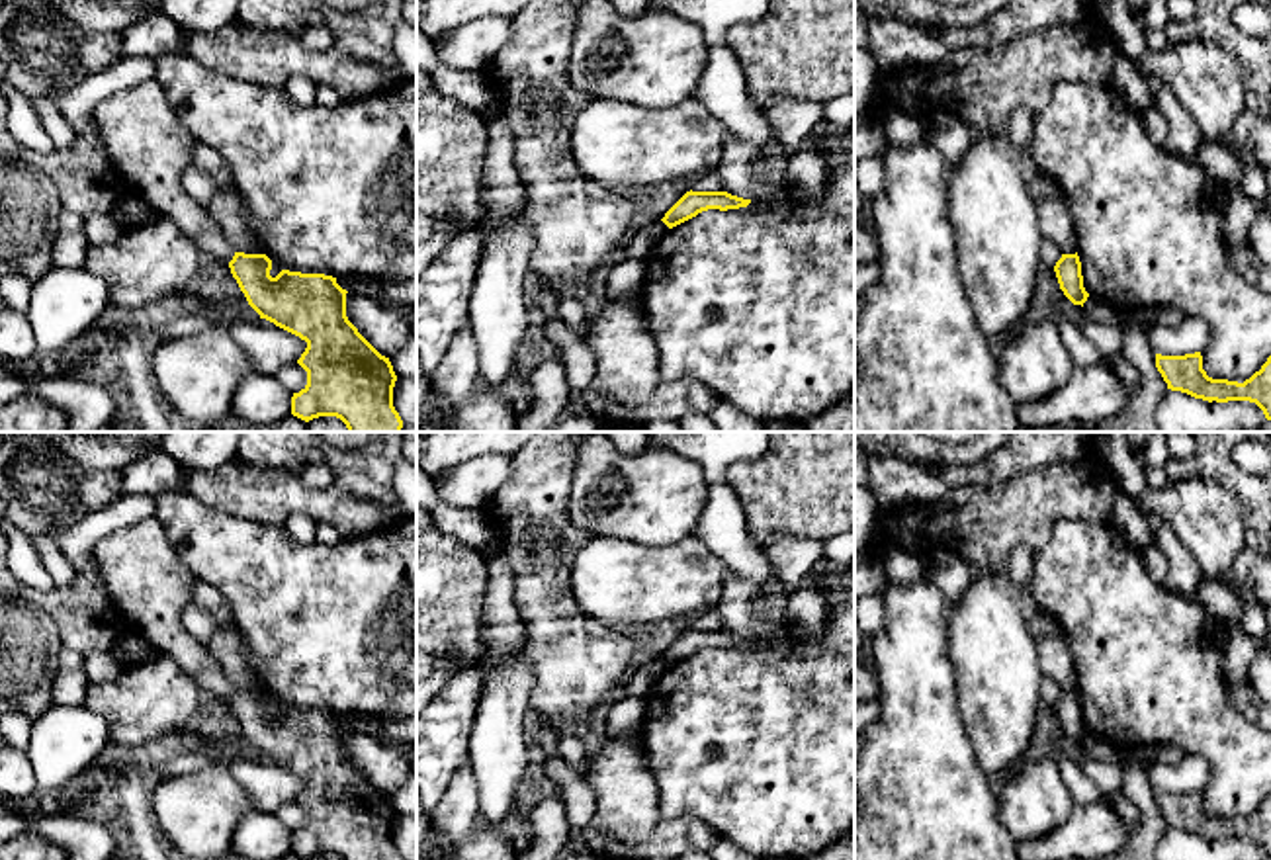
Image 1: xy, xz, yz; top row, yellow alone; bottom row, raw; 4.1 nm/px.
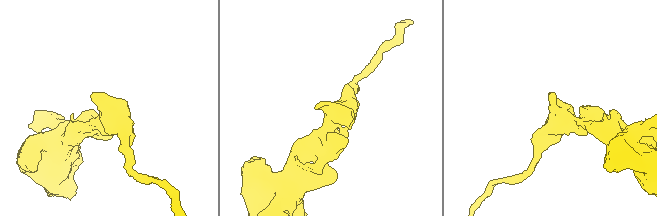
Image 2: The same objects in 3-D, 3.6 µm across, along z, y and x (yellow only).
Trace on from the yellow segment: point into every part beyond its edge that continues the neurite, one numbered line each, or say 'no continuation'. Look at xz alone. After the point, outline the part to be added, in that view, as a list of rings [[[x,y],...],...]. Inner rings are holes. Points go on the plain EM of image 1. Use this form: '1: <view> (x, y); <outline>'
no continuation

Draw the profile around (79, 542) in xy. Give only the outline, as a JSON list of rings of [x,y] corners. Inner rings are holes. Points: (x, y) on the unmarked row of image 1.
[[[121,494],[115,502],[84,516],[78,524],[45,536],[70,559],[76,571],[96,563],[98,543],[110,534],[154,516],[154,500],[147,494]]]

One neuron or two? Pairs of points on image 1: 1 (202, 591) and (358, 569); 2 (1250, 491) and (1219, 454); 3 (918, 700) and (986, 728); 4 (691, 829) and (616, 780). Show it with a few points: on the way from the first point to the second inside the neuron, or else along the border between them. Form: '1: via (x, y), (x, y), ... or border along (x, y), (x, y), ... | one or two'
1: border along (196, 577), (219, 593), (233, 624) | two
2: via (1240, 481), (1223, 464) | one
3: border along (955, 675), (964, 730), (978, 763) | two
4: via (673, 829), (665, 829), (634, 798) | one

